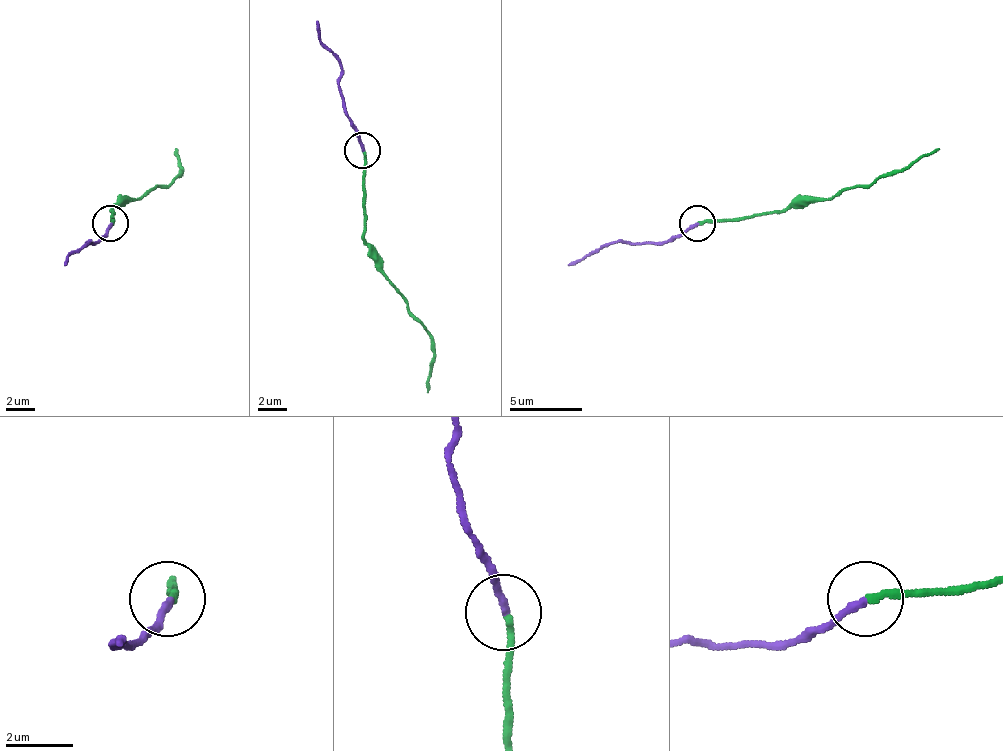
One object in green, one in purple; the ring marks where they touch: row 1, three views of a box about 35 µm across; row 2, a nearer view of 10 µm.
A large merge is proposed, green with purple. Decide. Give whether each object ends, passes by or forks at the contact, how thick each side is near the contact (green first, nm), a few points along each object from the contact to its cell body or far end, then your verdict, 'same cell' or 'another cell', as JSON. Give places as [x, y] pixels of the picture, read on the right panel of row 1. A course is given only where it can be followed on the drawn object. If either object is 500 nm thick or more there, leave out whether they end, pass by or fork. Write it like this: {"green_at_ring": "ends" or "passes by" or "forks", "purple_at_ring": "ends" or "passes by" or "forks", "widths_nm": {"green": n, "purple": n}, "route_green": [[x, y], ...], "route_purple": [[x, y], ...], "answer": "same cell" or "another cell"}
{"green_at_ring": "ends", "purple_at_ring": "ends", "widths_nm": {"green": 220, "purple": 220}, "route_green": [[700, 222], [802, 207], [911, 167], [940, 149]], "route_purple": [[696, 222], [660, 244], [605, 244], [587, 258], [568, 266]], "answer": "same cell"}

